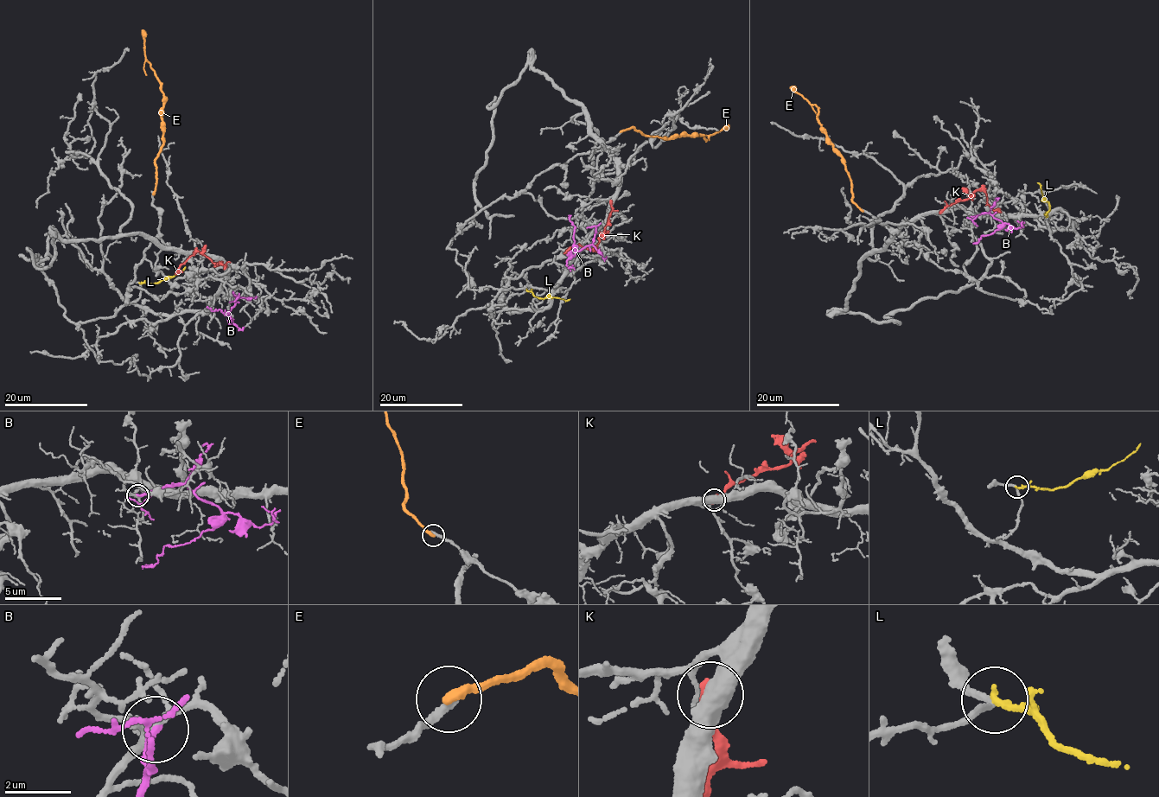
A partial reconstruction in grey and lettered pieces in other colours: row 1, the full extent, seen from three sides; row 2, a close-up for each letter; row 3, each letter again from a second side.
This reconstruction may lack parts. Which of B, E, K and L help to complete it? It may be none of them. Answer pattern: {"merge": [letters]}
{"merge": []}

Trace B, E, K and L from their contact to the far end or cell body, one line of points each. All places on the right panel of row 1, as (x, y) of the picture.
B: (971, 216), (988, 213), (1002, 222), (997, 229), (981, 236), (978, 241), (973, 244)
E: (862, 211), (852, 200), (852, 181), (846, 171), (844, 159), (834, 148), (818, 118), (818, 106), (791, 86)
K: (941, 211), (979, 190), (985, 193), (990, 207), (1001, 213)
L: (1047, 216), (1049, 204), (1038, 182)

